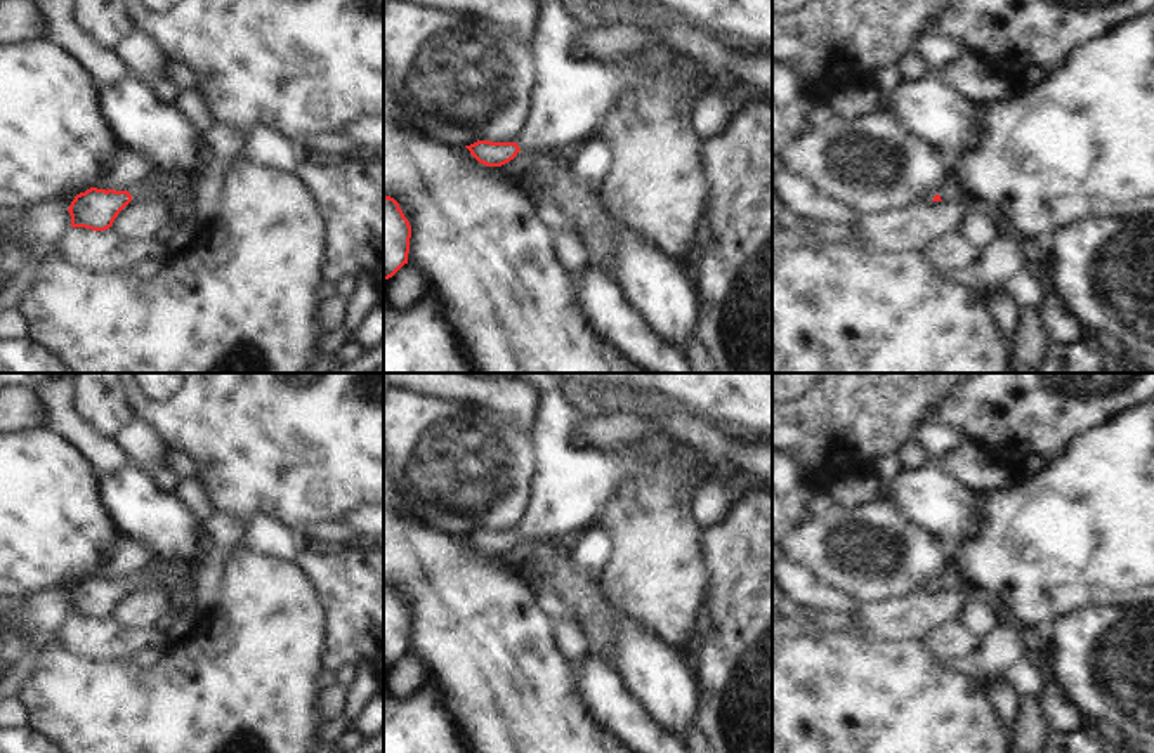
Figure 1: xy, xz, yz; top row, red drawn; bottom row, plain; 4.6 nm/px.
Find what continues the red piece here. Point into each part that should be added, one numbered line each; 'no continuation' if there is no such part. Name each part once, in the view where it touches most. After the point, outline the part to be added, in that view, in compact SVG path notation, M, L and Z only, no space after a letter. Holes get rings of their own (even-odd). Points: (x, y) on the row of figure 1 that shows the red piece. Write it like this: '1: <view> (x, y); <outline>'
1: xy (137, 193); M135 186L128 193L132 196L132 201L144 201L144 200L163 201L167 206L172 208L175 219L187 215L187 205L179 205L175 196L156 194L153 189Z

